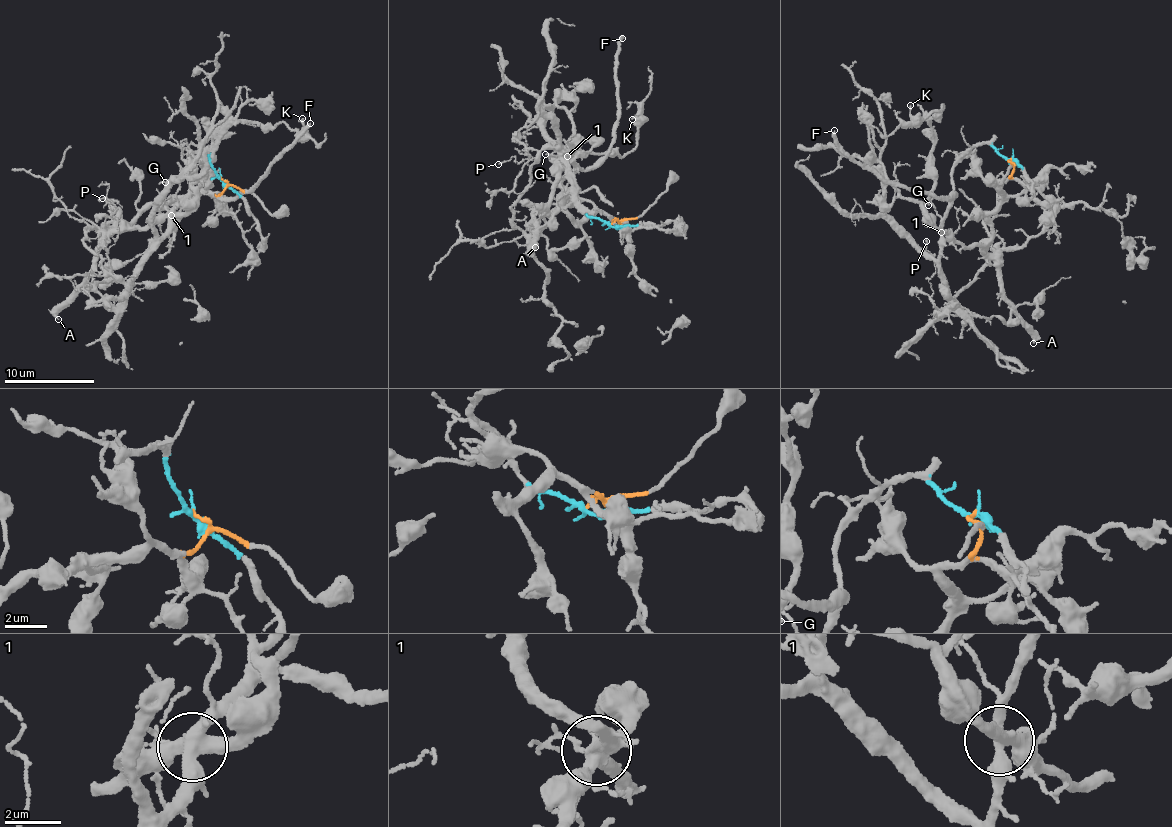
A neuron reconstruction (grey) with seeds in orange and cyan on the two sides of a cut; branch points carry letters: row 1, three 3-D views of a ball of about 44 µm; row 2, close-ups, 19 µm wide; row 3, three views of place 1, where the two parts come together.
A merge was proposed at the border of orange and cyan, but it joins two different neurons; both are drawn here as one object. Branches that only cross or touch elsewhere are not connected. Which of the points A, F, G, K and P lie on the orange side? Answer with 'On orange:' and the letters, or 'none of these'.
On orange: A, K

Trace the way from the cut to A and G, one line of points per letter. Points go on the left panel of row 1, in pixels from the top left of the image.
A: (220, 176), (220, 193), (152, 203), (118, 226), (59, 318)
G: (220, 176), (202, 149), (190, 159), (191, 191), (183, 198), (178, 200), (178, 184), (173, 179), (164, 181)

